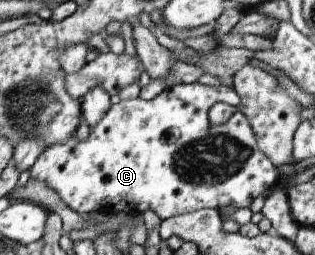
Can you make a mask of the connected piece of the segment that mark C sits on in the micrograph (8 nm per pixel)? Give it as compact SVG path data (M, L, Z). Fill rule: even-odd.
M191 83L165 89L150 101L141 97L120 100L97 125L90 128L85 142L79 142L75 134L67 142L55 143L55 146L43 150L30 168L30 180L44 182L71 210L79 214L105 211L133 215L153 210L165 220L201 209L249 207L257 196L267 195L277 182L275 166L267 154L259 154L258 140L255 140L256 134L251 130L250 119L241 110L238 109L222 125L211 124L207 113L217 102L241 106L242 99L233 87Z

